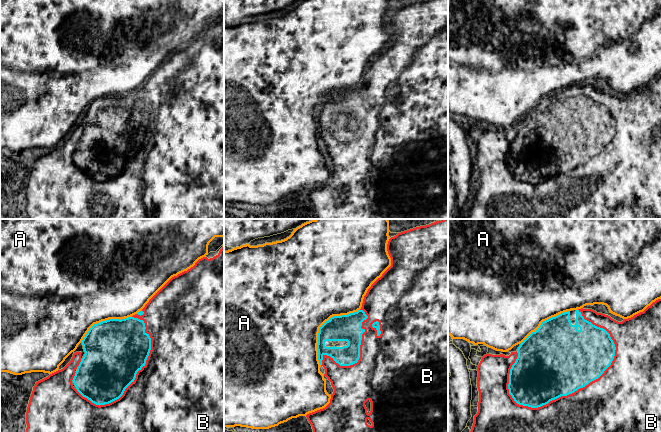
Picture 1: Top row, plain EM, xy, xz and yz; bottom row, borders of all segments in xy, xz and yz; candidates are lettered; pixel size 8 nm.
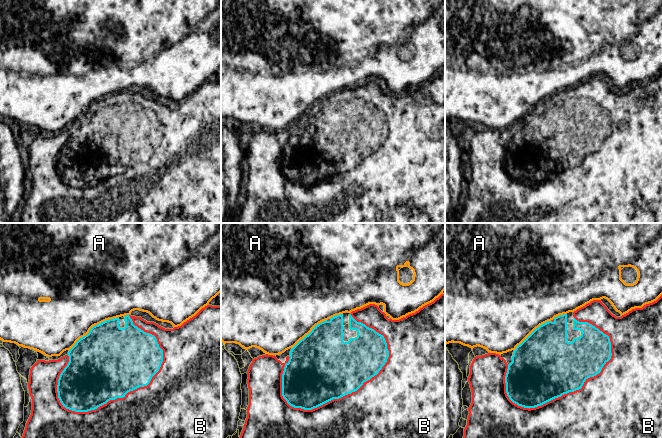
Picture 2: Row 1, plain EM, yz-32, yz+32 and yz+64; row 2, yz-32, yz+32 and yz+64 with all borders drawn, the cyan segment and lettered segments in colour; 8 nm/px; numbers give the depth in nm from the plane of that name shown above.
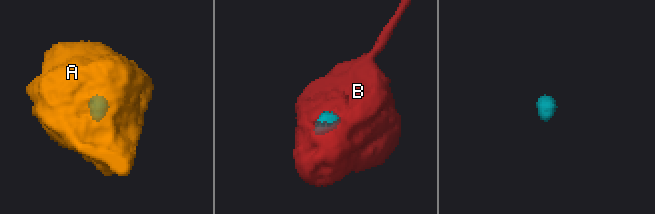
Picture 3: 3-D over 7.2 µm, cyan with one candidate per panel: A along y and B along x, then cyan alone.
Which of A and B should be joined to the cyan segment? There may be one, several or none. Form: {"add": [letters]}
{"add": ["B"]}

